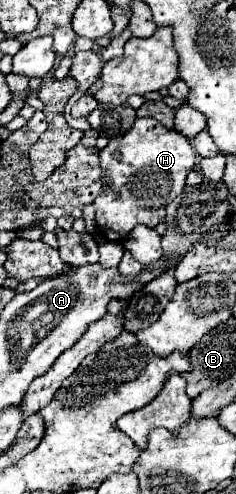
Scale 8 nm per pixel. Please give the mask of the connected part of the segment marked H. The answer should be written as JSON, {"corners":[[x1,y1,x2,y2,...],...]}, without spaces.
{"corners":[[136,119,132,129,112,139,100,151,104,171,104,189,96,197,96,223,104,239,122,243,136,225,156,227,166,217,166,207,186,187,186,175,194,169,196,153,190,141,174,129,160,125,156,119]]}

